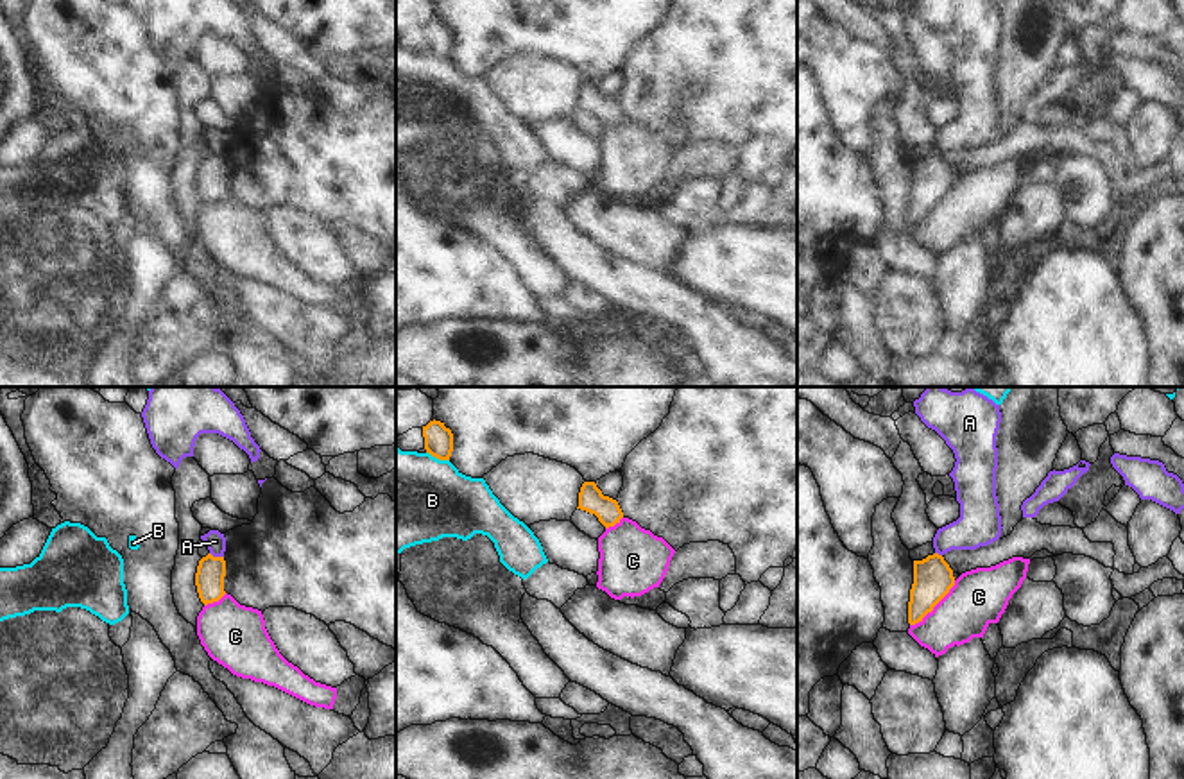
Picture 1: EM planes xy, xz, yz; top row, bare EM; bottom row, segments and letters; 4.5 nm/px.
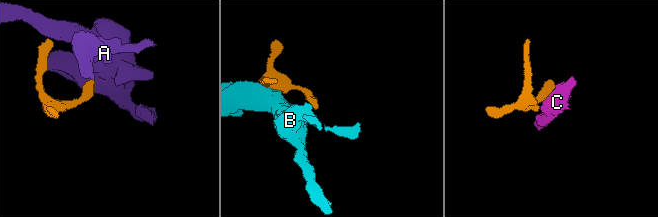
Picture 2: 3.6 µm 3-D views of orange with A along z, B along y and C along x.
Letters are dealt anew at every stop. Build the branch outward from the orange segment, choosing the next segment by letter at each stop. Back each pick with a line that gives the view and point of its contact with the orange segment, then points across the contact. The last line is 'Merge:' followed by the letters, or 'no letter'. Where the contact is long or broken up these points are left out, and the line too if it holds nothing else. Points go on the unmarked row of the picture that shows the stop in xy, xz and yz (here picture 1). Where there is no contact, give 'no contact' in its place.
Merge: no letter

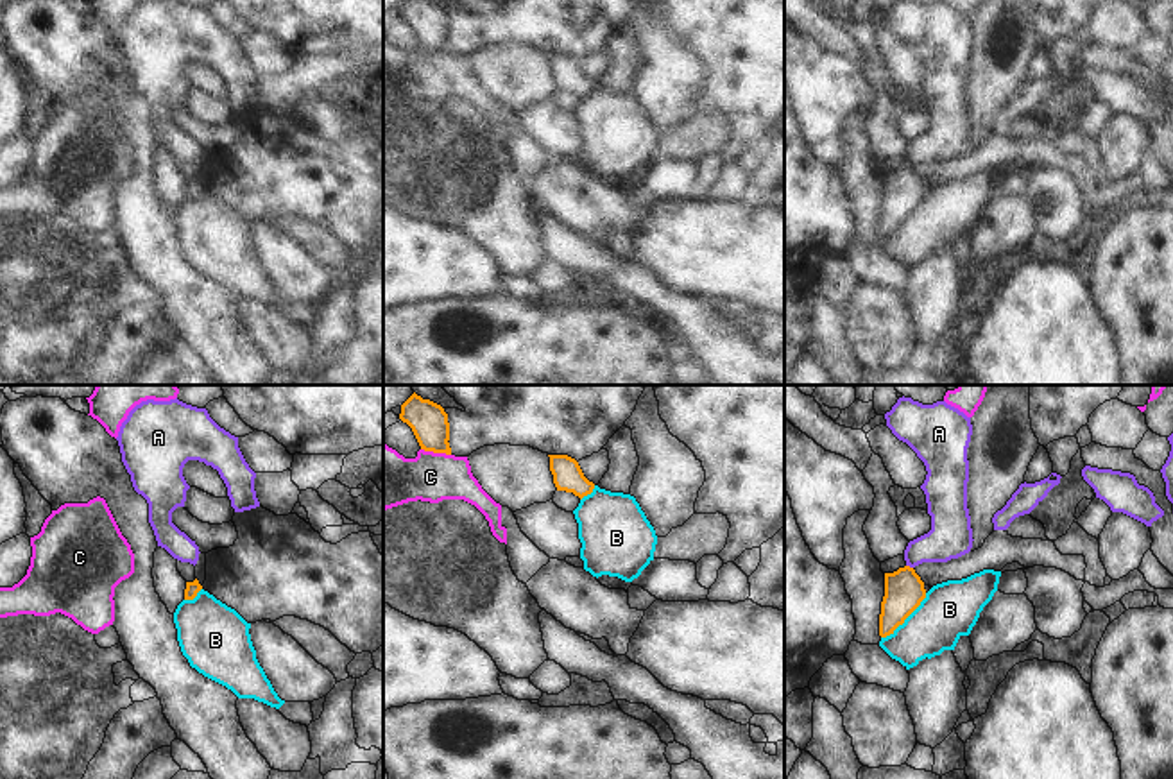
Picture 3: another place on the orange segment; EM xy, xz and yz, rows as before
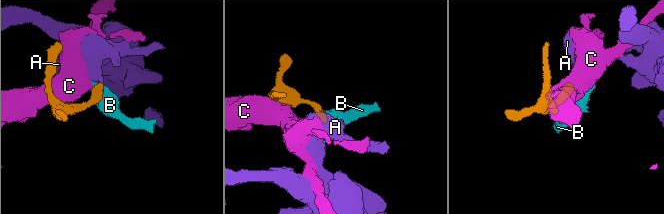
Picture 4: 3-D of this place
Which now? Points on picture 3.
Merge: no letter

